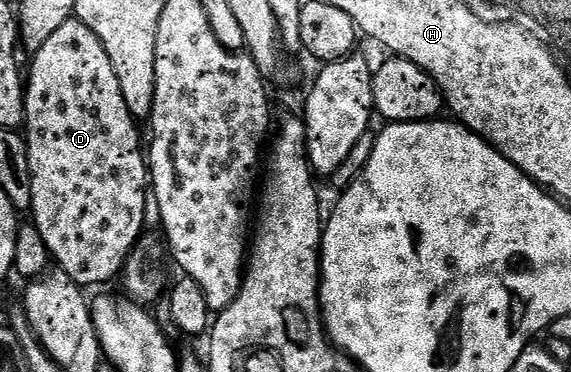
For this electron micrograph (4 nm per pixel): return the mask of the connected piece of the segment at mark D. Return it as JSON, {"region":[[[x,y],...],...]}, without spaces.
{"region":[[[74,16],[74,17],[72,17],[72,19],[70,19],[70,20],[69,20],[69,22],[67,22],[67,23],[66,23],[66,24],[62,24],[62,28],[58,28],[58,32],[54,32],[54,36],[50,36],[50,40],[46,40],[46,44],[42,44],[42,48],[38,48],[38,49],[37,49],[37,50],[36,50],[36,51],[34,51],[34,53],[33,53],[33,54],[32,54],[32,55],[31,55],[31,58],[32,58],[32,67],[30,67],[30,68],[29,68],[29,70],[28,70],[28,67],[27,67],[27,70],[26,70],[26,89],[25,89],[25,92],[24,92],[24,107],[25,107],[25,108],[26,108],[26,116],[25,116],[25,117],[24,117],[24,126],[25,126],[25,127],[26,127],[26,141],[27,141],[27,143],[28,143],[28,155],[29,155],[29,156],[30,156],[30,176],[31,176],[31,177],[32,177],[32,209],[31,209],[31,211],[30,211],[30,217],[32,217],[32,218],[31,218],[31,221],[32,221],[32,222],[33,222],[33,223],[34,223],[34,224],[35,224],[35,226],[36,226],[36,227],[37,227],[37,228],[38,228],[38,232],[42,232],[42,240],[46,240],[46,248],[47,248],[47,249],[48,249],[48,251],[49,251],[49,252],[50,252],[50,256],[51,256],[51,257],[52,257],[52,262],[53,262],[53,263],[55,263],[55,265],[56,265],[56,266],[57,266],[57,267],[58,267],[58,269],[60,269],[60,270],[61,270],[61,271],[62,271],[62,272],[63,272],[63,273],[64,273],[64,274],[65,274],[65,275],[66,275],[66,276],[70,276],[70,280],[74,280],[74,281],[75,281],[75,282],[76,282],[76,285],[77,285],[77,286],[79,286],[79,287],[81,287],[81,288],[89,288],[89,287],[88,287],[88,286],[100,286],[100,285],[102,285],[102,284],[103,284],[103,282],[108,282],[108,281],[110,281],[110,280],[111,280],[111,278],[112,278],[112,277],[114,277],[114,276],[115,276],[115,274],[116,274],[116,277],[117,277],[117,275],[119,275],[119,274],[120,274],[120,273],[121,273],[121,271],[123,271],[123,269],[124,269],[124,264],[125,264],[125,262],[127,262],[127,261],[128,261],[128,257],[129,257],[129,256],[130,256],[130,255],[132,255],[132,250],[133,250],[133,248],[134,248],[134,247],[135,247],[135,246],[136,246],[136,242],[137,242],[137,241],[138,241],[138,239],[139,239],[139,238],[140,238],[140,237],[142,237],[142,235],[143,235],[143,234],[144,234],[144,233],[145,233],[145,230],[146,230],[146,223],[145,223],[145,220],[144,220],[144,209],[145,209],[145,208],[146,208],[146,200],[147,200],[147,199],[148,199],[148,197],[149,197],[149,196],[150,196],[150,171],[149,171],[149,169],[148,169],[148,163],[147,163],[147,161],[146,161],[146,154],[145,154],[145,151],[144,151],[144,150],[143,150],[143,149],[142,149],[142,142],[141,142],[141,146],[140,146],[140,130],[139,130],[139,128],[138,128],[138,127],[136,127],[136,126],[139,126],[139,125],[138,125],[138,122],[137,122],[137,119],[135,119],[135,118],[133,118],[133,117],[132,117],[132,113],[131,113],[131,112],[130,112],[130,108],[126,108],[126,100],[122,100],[122,88],[118,88],[118,76],[114,76],[114,64],[110,64],[110,56],[106,56],[106,48],[102,48],[102,40],[98,40],[98,36],[94,36],[94,32],[90,32],[90,28],[86,28],[86,24],[82,24],[82,23],[81,23],[81,22],[80,22],[80,19],[79,19],[79,18],[77,18],[77,17],[75,17],[75,16]]]}

